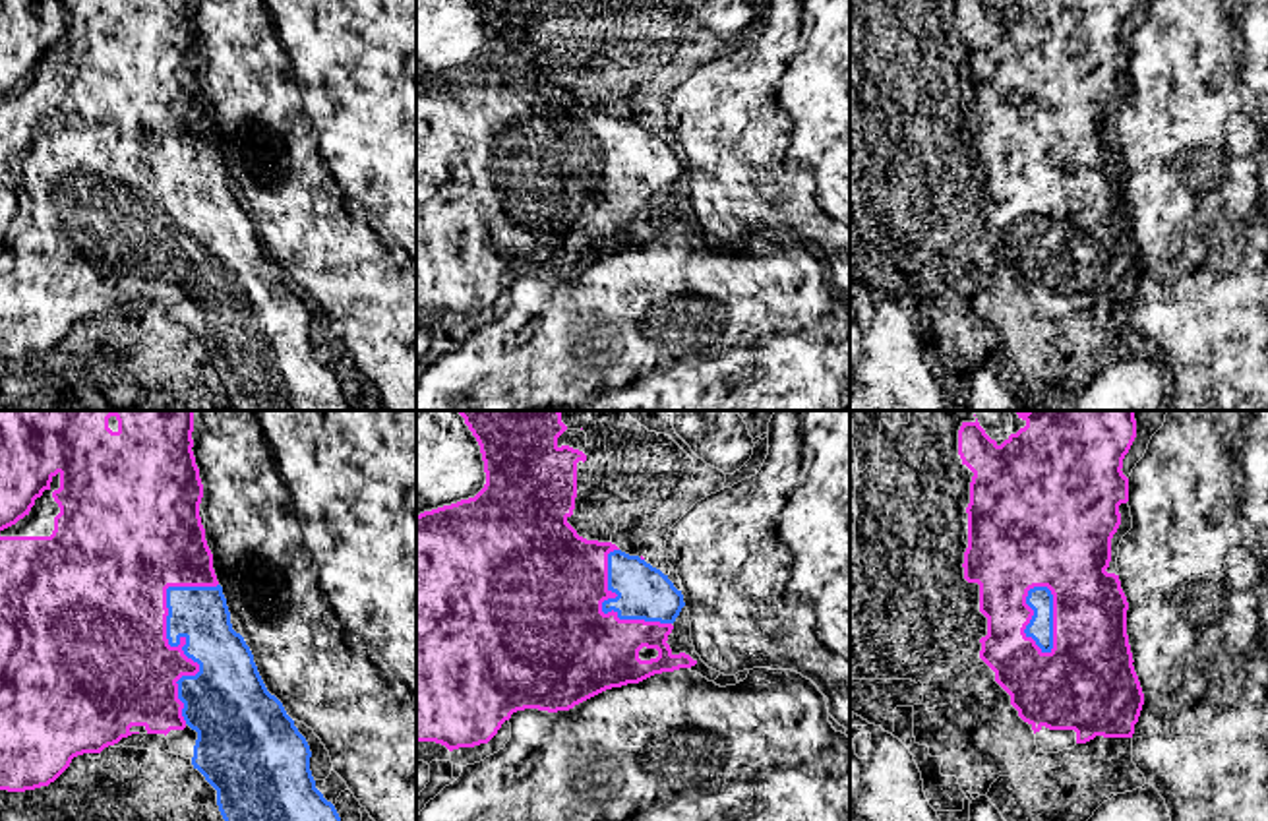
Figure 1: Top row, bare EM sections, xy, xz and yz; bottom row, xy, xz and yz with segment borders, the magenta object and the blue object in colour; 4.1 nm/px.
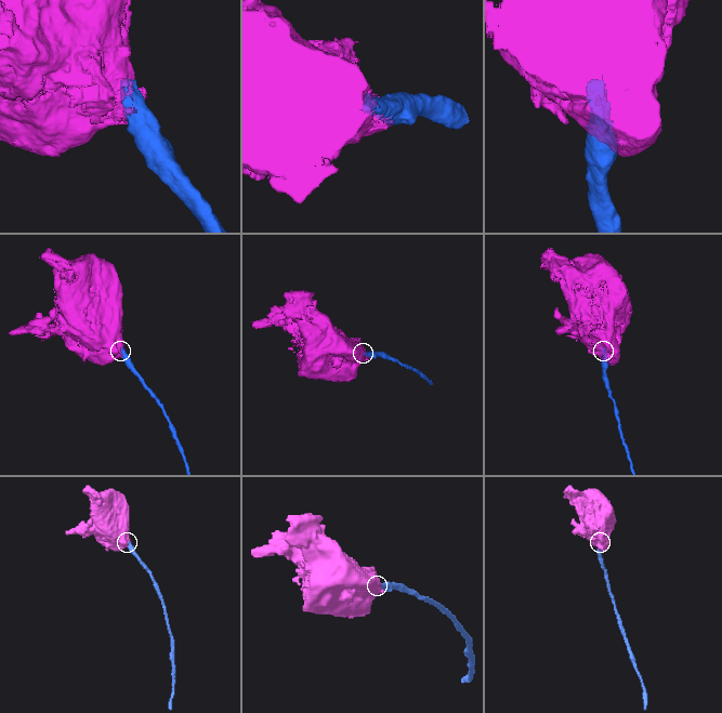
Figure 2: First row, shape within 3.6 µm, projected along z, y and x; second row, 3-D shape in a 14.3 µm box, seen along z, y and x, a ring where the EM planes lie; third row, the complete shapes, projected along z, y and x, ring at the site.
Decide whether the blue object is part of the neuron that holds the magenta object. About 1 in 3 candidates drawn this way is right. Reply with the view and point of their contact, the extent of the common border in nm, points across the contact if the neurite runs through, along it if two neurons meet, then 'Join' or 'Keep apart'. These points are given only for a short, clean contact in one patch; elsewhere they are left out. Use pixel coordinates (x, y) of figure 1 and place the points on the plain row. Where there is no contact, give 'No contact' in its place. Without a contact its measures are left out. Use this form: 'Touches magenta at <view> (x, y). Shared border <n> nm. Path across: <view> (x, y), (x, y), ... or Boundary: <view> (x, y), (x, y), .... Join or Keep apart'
Touches magenta at xy (167, 208). Shared border 600 nm. Join

